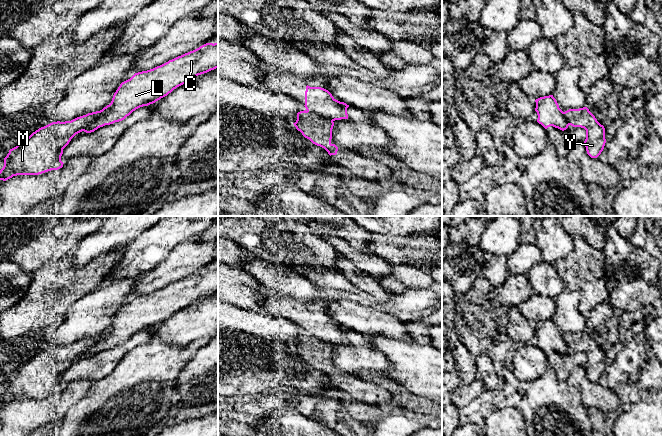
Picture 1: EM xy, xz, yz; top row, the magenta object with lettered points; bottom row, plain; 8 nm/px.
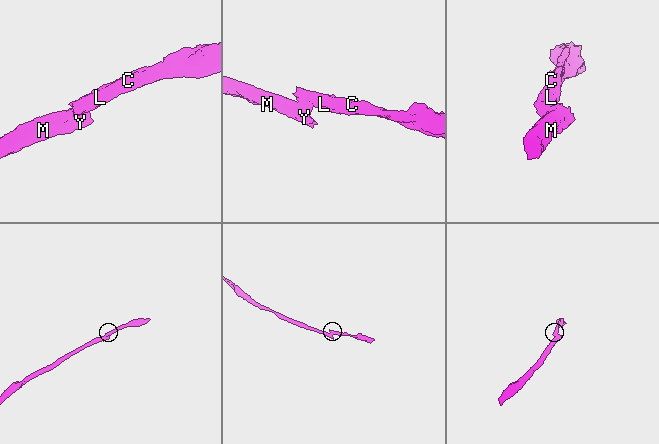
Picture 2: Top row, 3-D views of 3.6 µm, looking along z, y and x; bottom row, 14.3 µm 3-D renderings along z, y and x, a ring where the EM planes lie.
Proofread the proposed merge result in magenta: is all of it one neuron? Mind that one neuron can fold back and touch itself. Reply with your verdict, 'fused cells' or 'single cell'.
fused cells

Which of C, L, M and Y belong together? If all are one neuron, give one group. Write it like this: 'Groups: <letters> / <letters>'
Groups: C L / M Y

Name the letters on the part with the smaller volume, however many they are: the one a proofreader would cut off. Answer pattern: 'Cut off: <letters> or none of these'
Cut off: C, L

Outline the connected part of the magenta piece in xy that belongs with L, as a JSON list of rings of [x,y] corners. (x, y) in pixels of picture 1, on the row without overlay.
[[[206,267],[153,293],[135,297],[120,308],[111,327],[100,334],[98,342],[84,356],[91,357],[105,349],[122,345],[136,333],[155,327],[194,301],[216,292],[218,292],[218,267]]]

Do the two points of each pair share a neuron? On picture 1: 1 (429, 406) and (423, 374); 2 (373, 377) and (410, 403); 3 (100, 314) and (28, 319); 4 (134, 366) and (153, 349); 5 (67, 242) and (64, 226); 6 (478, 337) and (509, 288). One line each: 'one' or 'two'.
1: two
2: one
3: two
4: one
5: one
6: two

